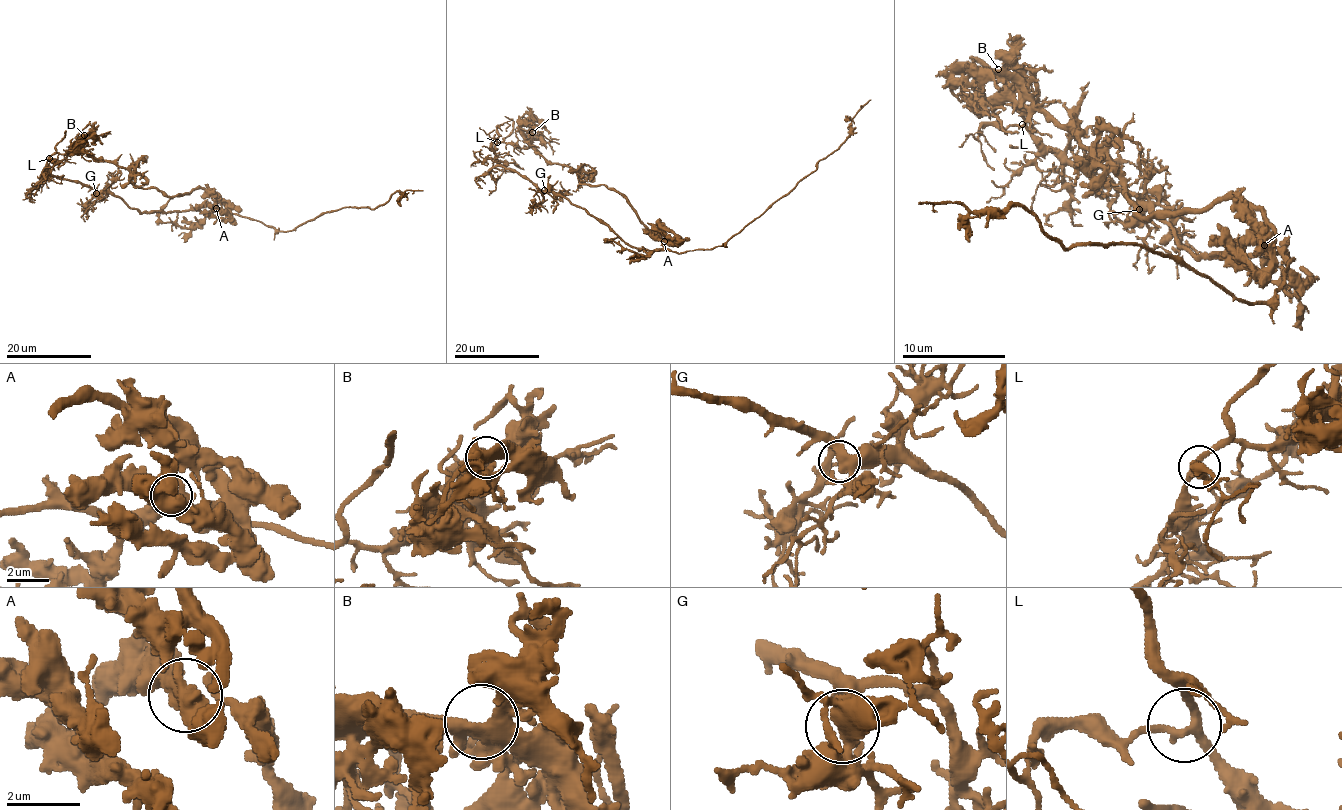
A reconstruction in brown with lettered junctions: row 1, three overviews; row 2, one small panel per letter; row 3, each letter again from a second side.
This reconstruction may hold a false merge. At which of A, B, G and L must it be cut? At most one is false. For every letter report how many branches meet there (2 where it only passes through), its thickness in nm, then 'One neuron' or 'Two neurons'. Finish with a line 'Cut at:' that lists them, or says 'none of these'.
A: Branches: 3. Thickness 380 nm. Two neurons
B: Branches: 3. Thickness 420 nm. One neuron
G: Branches: 3. Thickness 380 nm. One neuron
L: Branches: 3. Thickness 240 nm. One neuron
Cut at: A

